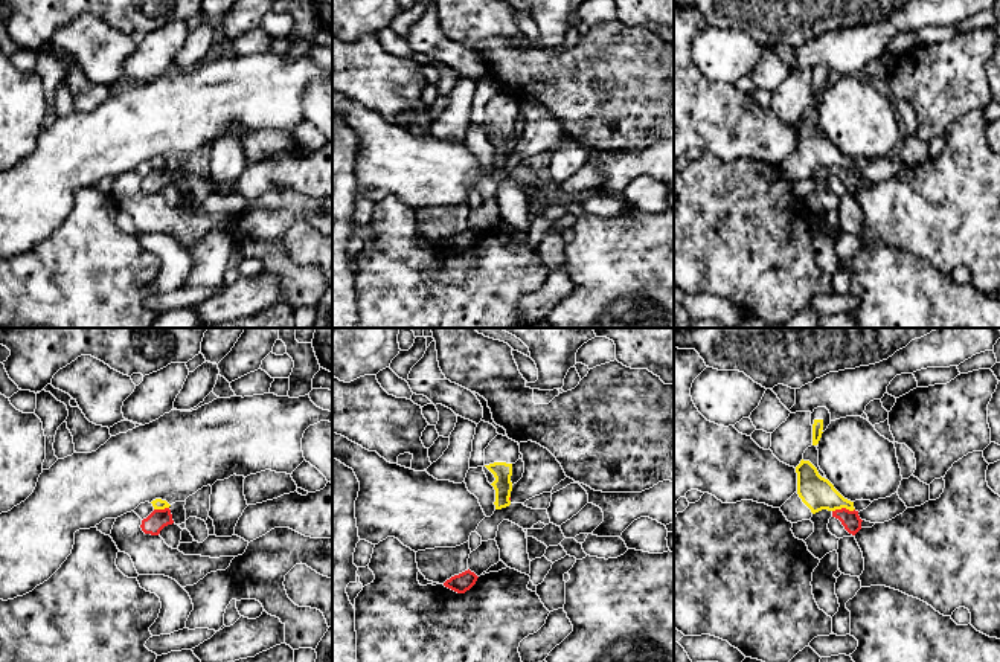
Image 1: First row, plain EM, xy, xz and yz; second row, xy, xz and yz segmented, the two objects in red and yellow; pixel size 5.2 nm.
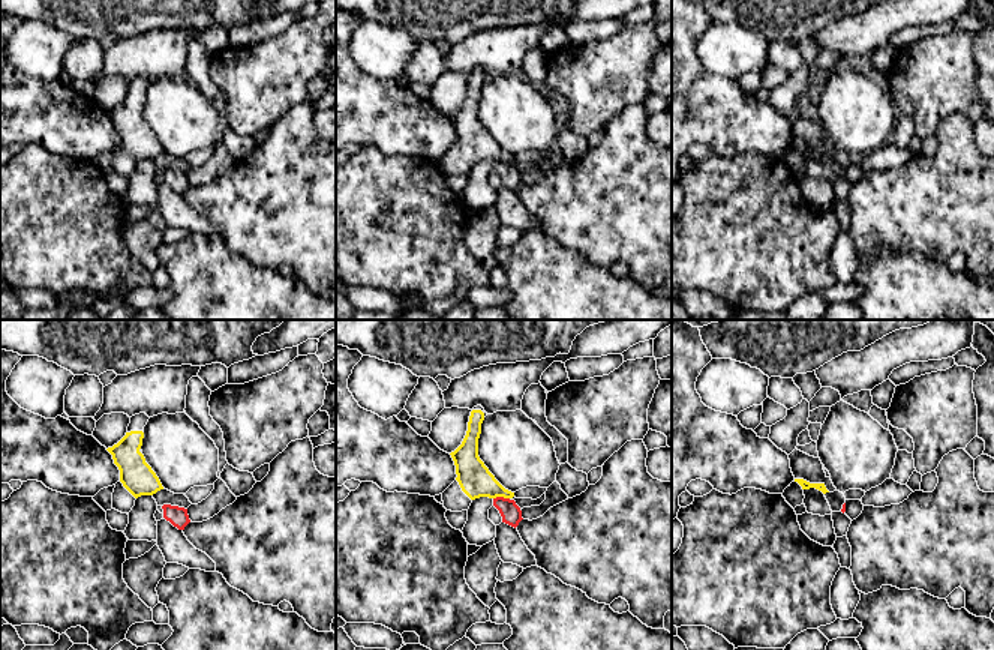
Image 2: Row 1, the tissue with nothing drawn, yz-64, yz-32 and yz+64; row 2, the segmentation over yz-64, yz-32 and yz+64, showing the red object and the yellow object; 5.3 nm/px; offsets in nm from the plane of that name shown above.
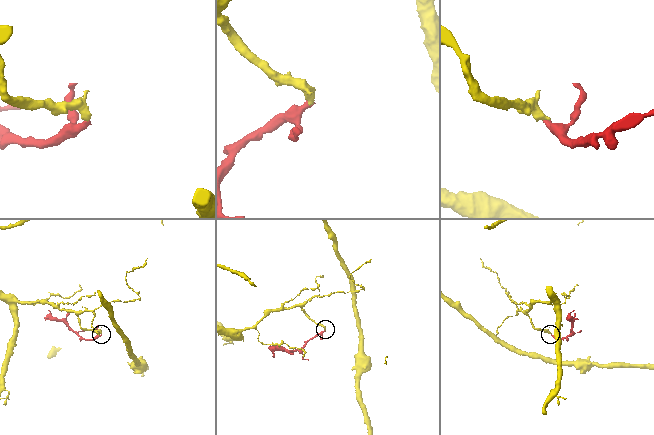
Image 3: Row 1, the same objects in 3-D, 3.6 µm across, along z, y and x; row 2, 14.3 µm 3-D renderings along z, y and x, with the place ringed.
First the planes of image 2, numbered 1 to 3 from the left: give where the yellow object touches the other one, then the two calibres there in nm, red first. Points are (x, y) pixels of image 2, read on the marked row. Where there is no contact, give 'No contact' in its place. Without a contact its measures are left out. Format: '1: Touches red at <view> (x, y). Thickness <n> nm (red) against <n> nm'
1: No contact
2: Touches red at yz-32 (501, 497). Thickness 110 nm (red) against 180 nm
3: No contact

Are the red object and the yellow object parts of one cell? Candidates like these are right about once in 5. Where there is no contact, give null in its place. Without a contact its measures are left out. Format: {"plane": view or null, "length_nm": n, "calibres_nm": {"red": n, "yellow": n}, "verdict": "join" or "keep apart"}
{"plane": "yz", "length_nm": 120, "calibres_nm": {"red": 100, "yellow": 180}, "verdict": "join"}

